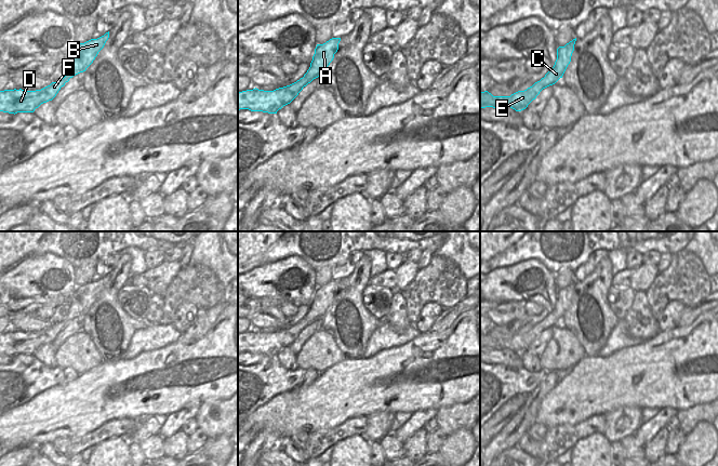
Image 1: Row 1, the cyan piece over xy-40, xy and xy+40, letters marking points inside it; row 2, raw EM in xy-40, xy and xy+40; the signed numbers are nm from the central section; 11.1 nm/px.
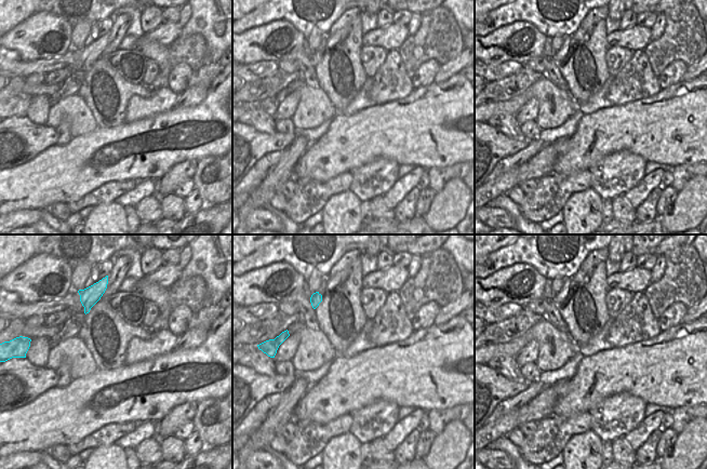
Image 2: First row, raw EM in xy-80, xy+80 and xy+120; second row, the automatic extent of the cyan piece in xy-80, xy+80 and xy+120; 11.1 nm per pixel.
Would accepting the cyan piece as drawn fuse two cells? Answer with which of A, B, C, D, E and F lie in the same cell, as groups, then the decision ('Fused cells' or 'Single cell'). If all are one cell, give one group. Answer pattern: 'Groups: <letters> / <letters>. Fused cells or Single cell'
Groups: A B C D E F. Single cell.

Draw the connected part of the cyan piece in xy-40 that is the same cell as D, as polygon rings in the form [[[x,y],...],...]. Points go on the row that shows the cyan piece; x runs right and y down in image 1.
[[[109,31],[97,39],[75,45],[70,53],[68,72],[59,81],[36,91],[0,91],[0,111],[9,114],[34,112],[41,104],[52,101],[62,86],[74,76],[83,72],[93,63],[109,38]]]

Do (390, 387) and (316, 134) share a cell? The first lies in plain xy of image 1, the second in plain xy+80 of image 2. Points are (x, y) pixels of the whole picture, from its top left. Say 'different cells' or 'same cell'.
different cells

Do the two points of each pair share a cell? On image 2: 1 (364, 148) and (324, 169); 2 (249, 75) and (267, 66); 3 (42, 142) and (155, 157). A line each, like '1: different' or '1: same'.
1: same
2: same
3: different

